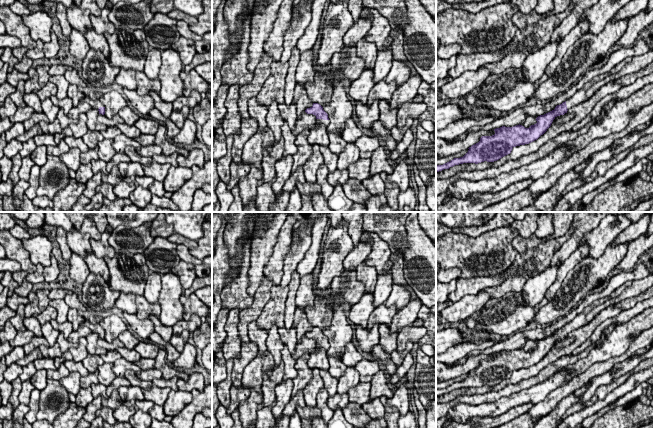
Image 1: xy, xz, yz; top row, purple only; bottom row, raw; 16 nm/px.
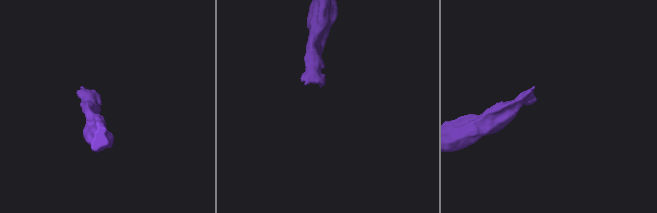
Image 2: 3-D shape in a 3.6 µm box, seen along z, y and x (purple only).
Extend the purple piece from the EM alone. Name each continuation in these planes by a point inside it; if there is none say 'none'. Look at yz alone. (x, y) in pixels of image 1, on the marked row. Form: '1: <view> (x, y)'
1: yz (580, 96)

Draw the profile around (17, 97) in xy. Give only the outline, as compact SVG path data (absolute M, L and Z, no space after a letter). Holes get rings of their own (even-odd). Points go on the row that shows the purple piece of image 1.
M20 80L16 87L16 91L11 93L9 97L17 107L25 107L26 103L23 100L24 94L25 94L25 81Z

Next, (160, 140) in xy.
M163 123L159 124L158 130L156 132L154 144L162 148L162 153L165 156L169 156L173 153L178 153L184 157L187 157L189 151L186 150L183 146L170 144L166 138L166 127Z

